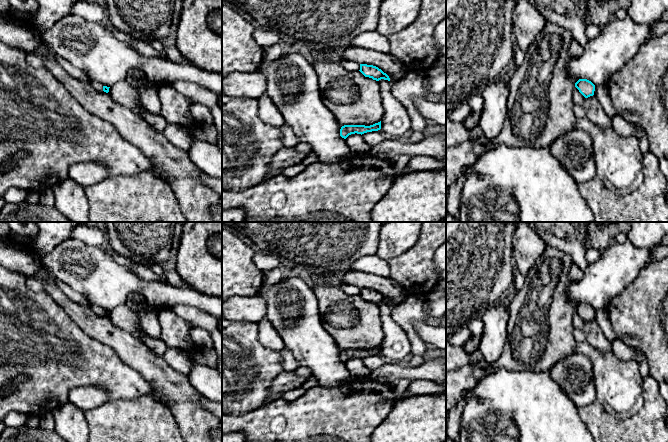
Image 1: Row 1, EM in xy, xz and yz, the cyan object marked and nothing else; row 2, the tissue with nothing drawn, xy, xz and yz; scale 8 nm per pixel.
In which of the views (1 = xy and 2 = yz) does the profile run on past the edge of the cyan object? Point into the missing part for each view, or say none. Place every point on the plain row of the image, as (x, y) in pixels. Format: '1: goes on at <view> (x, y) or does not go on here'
1: goes on at xy (97, 310)
2: does not go on here

